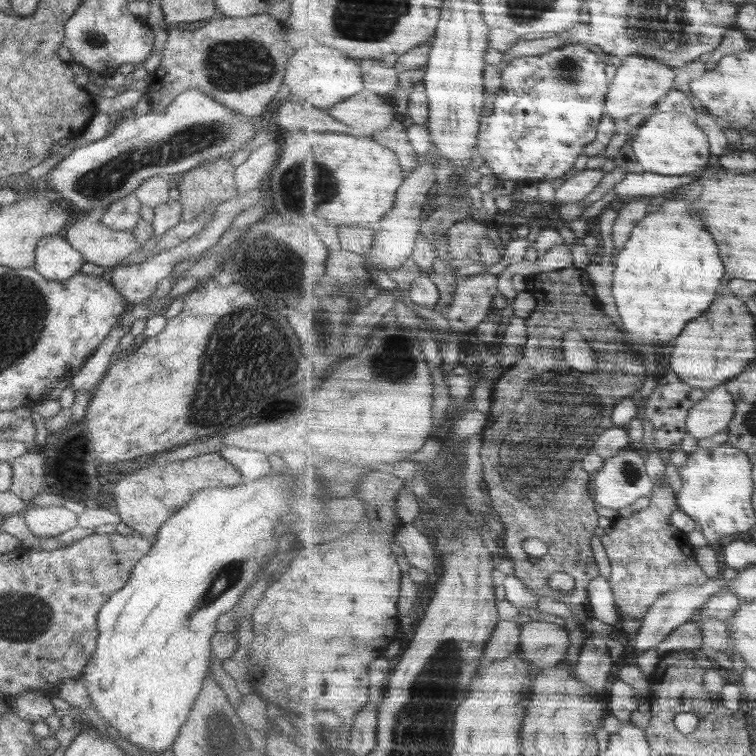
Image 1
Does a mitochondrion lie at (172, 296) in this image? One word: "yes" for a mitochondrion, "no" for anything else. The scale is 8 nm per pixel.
no

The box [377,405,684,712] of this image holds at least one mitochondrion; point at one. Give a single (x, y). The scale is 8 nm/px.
(630, 472)

